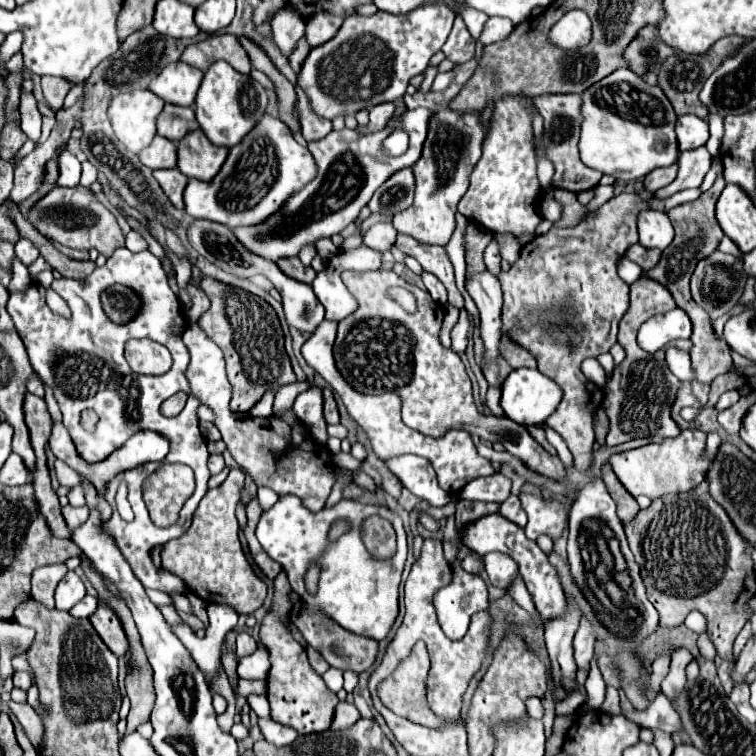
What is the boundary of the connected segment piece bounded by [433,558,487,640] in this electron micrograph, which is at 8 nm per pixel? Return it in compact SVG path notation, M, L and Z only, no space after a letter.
M459 558L451 564L451 568L453 580L435 594L433 604L445 636L459 640L467 632L469 618L487 608L487 586L481 576L465 572Z

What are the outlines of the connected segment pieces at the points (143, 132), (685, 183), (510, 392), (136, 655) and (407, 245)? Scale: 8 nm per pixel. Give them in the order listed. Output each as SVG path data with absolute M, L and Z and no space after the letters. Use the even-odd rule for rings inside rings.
M133 90L111 100L109 118L119 142L133 154L145 150L157 134L157 116L165 102L151 90Z
M705 146L701 148L695 148L695 150L687 150L687 152L681 152L681 158L679 158L679 174L677 178L655 192L657 198L667 198L679 190L685 190L685 188L699 188L705 174L709 172L711 168L711 154Z
M517 368L505 378L501 386L501 408L505 416L523 426L545 424L545 420L557 410L561 398L563 390L555 384L555 380L541 374L537 368Z
M81 554L81 560L83 560L83 562L81 562L81 566L83 566L83 570L85 570L87 578L91 580L91 584L95 586L95 590L99 592L99 598L101 598L101 600L105 600L107 604L111 604L111 606L115 608L115 612L119 614L119 618L121 618L121 622L123 622L123 628L125 628L125 634L127 634L127 638L129 638L131 650L133 650L131 670L127 672L127 680L125 680L125 684L127 684L127 696L131 698L131 712L129 712L129 716L127 716L127 734L131 734L131 732L135 732L135 728L137 728L139 724L149 722L149 716L151 716L151 710L153 710L155 692L153 692L153 674L151 674L151 666L149 666L149 662L147 662L147 656L145 656L145 650L143 650L141 642L139 642L139 632L137 632L137 626L135 626L135 622L133 622L133 618L131 618L131 612L129 612L127 604L123 604L123 602L119 602L117 598L113 598L111 594L107 594L107 588L103 586L103 582L99 580L99 576L97 576L97 574L93 574L93 572L89 570L89 566L87 566L87 558L85 558L83 554Z
M403 234L397 236L395 246L397 246L401 252L405 252L405 254L413 256L415 260L419 260L419 264L421 264L427 272L435 274L435 276L445 284L448 293L448 304L458 309L464 308L463 296L461 292L457 290L457 286L455 286L453 266L451 266L451 262L449 262L449 258L447 258L443 246L421 244L421 242L417 242L415 238L403 236Z

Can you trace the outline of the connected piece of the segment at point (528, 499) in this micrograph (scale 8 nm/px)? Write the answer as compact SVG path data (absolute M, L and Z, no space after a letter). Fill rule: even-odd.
M521 494L521 506L529 516L525 534L529 540L535 540L539 534L549 534L553 540L561 536L565 526L565 506L557 502L545 502L531 494Z

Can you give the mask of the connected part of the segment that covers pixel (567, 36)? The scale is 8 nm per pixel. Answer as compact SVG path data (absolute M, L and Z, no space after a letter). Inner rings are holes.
M571 10L551 28L549 38L563 50L577 50L591 40L591 20L585 12Z

